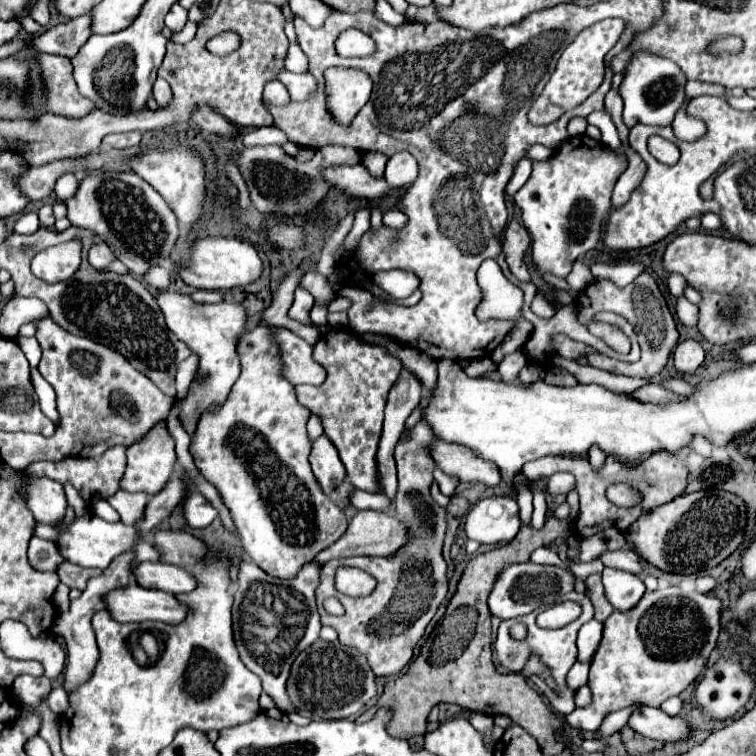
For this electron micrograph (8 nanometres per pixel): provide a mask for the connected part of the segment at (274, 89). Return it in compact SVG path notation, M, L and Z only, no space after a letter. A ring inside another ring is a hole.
M269 81L265 85L265 91L263 91L263 101L275 105L275 107L281 107L281 105L287 105L289 103L289 93L285 89L283 83L279 81Z

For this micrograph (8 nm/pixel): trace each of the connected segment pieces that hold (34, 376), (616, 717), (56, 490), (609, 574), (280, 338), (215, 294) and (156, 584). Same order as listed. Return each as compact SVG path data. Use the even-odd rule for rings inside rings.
M37 368L31 369L31 382L40 402L40 408L57 426L59 414L56 409L56 394L54 389L45 381Z
M633 705L629 707L629 709L623 709L623 711L613 711L613 713L607 713L605 715L605 719L603 719L603 723L601 723L601 727L599 727L599 735L601 737L609 737L609 735L613 735L615 731L621 731L623 727L625 727L625 723L627 723L627 719L629 719L629 715L633 713Z
M25 479L23 493L27 497L29 509L33 511L33 517L47 525L57 525L65 517L67 499L63 485L51 479Z
M605 567L603 569L603 587L607 601L617 611L633 609L645 593L645 585L639 575Z
M277 327L277 333L273 333L275 343L281 349L281 359L285 363L285 377L293 385L321 385L327 377L325 369L311 357L311 347L297 335L287 335L291 331Z
M195 291L191 299L197 303L217 303L223 301L223 295L219 291Z
M141 563L141 567L137 567L135 581L141 587L153 587L175 595L189 593L197 587L197 581L189 571L169 563Z

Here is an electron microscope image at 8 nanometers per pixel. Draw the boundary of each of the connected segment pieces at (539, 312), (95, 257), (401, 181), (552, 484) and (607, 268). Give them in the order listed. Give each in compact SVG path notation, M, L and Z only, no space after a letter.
M535 295L533 303L531 303L531 311L533 311L537 317L551 317L551 315L555 313L553 303L551 303L547 297L543 297L543 295Z
M104 241L94 244L89 251L89 263L95 267L95 269L107 269L109 263L113 263L117 257L115 253L109 249L109 245Z
M399 153L387 161L383 177L385 177L387 185L393 189L407 187L417 177L417 161L409 153Z
M555 473L549 477L545 491L555 497L555 495L567 495L573 487L575 487L575 479L569 473Z
M622 260L615 264L595 263L591 267L591 273L595 279L609 279L615 285L623 287L631 281L635 281L637 275L641 275L647 267L638 261Z

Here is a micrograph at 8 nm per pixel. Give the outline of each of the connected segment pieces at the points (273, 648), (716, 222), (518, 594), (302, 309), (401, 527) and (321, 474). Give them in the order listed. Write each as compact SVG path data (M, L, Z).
M243 559L243 561L239 563L239 579L237 579L235 603L233 603L233 631L235 631L235 643L237 643L237 649L239 649L241 661L245 663L245 667L247 667L249 671L253 671L255 675L259 675L259 679L261 679L261 683L263 683L263 691L275 699L275 703L277 703L277 707L279 707L281 711L287 713L287 711L293 709L293 711L297 711L297 713L301 713L301 715L305 715L305 717L311 717L311 713L309 713L309 711L299 711L299 709L295 709L295 707L289 703L289 697L287 697L287 691L285 691L285 681L287 681L287 677L289 677L289 667L291 667L291 663L295 661L295 657L297 657L303 649L307 649L315 639L319 639L321 623L319 623L317 605L315 605L315 589L317 589L317 587L319 587L319 565L317 565L317 561L309 561L307 565L303 565L303 569L299 571L299 575L297 575L295 579L277 579L277 577L271 577L271 575L267 575L265 571L261 571L253 561Z
M707 213L707 215L701 217L701 227L705 231L719 231L721 229L721 219L717 215L713 215L713 213Z
M531 561L513 563L509 567L503 567L501 573L497 575L493 591L489 595L489 609L493 615L497 615L501 619L521 617L535 609L543 609L543 607L551 605L553 599L557 599L559 595L569 593L569 591L573 591L573 575L569 575L561 567L537 565Z
M297 289L295 291L295 301L291 305L291 319L299 321L299 323L305 323L305 325L317 327L317 325L311 322L308 315L311 307L313 307L313 297L305 289Z
M357 511L351 521L347 531L341 535L339 541L335 541L331 547L321 551L315 559L323 565L329 559L343 559L343 557L353 557L353 555L373 555L373 557L387 557L395 555L401 547L405 547L409 541L407 525L401 523L393 513L381 513L381 511Z
M321 435L313 441L313 449L309 455L309 463L313 475L317 477L323 491L329 495L339 483L345 481L345 467L339 459L337 447L329 441L327 435Z

